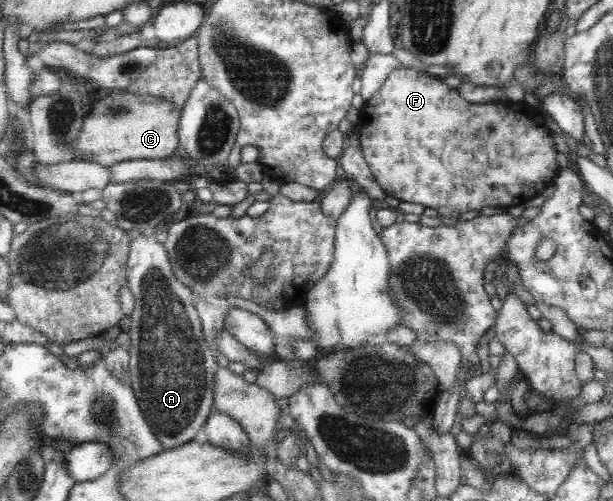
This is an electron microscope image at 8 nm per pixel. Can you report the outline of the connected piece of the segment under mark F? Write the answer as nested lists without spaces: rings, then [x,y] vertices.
[[[400,67],[393,70],[384,79],[379,89],[366,100],[363,100],[361,107],[357,110],[356,134],[359,140],[359,149],[363,160],[366,161],[369,172],[374,182],[382,188],[382,191],[394,199],[401,202],[420,204],[424,208],[435,210],[442,217],[459,218],[462,214],[470,211],[480,212],[482,208],[508,208],[512,211],[520,209],[525,201],[530,201],[540,195],[548,186],[553,183],[553,179],[559,170],[556,165],[556,149],[550,139],[550,131],[543,124],[543,115],[539,114],[535,105],[531,101],[516,103],[515,101],[491,101],[487,103],[472,103],[462,100],[454,88],[442,84],[442,80],[436,76],[431,76],[416,68]]]

